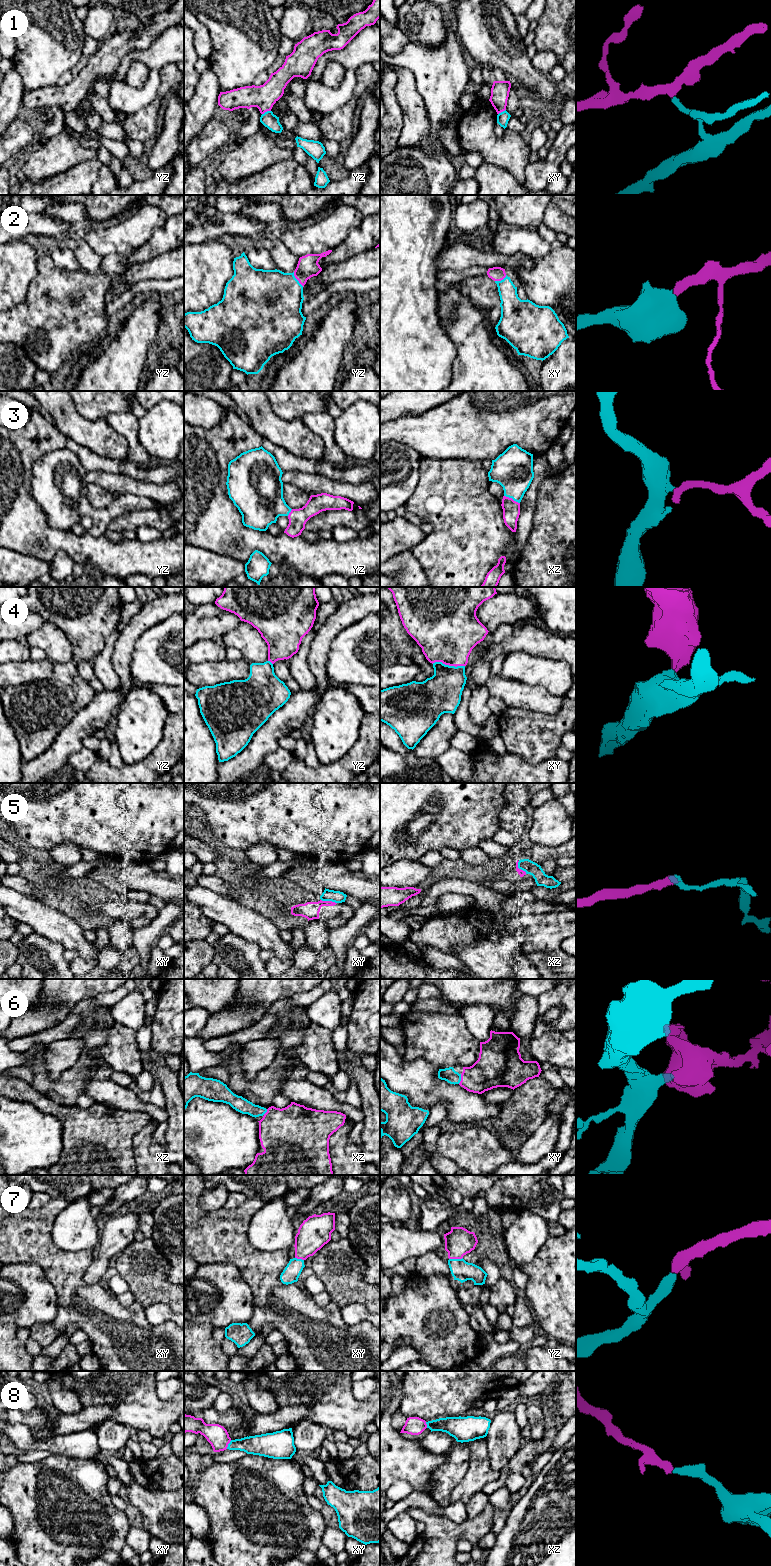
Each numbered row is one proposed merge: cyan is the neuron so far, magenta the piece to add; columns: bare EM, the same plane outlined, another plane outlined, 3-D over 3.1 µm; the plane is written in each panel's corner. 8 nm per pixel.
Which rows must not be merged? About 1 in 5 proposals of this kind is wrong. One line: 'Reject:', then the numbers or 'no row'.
Reject: 5

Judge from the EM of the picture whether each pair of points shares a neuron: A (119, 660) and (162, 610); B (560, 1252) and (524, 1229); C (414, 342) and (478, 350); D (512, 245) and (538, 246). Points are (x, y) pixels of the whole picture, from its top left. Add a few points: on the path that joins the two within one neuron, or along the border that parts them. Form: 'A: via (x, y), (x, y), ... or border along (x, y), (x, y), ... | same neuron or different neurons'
A: via (124, 646), (127, 638), (148, 617) | same neuron
B: border along (549, 1236), (531, 1261) | different neurons
C: border along (442, 328), (456, 351), (452, 370) | different neurons
D: via (518, 245), (532, 245) | same neuron

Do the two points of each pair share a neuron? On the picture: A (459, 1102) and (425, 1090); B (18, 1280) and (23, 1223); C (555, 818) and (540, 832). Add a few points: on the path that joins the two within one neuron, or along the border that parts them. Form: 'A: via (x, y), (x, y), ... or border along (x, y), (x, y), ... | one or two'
A: via (451, 1095), (440, 1091), (433, 1091) | one
B: border along (10, 1263), (36, 1263), (42, 1270) | two
C: via (551, 822), (544, 829) | one

